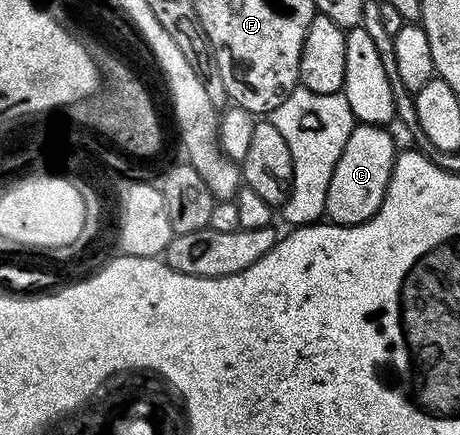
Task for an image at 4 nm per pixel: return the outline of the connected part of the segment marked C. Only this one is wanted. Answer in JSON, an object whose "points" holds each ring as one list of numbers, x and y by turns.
{"points":[[353,125,350,140,346,140,346,148,342,148,338,164,334,164,330,188,326,188,324,212,329,223,357,226,369,222,380,211,398,153,398,145,396,146,390,131,391,129,382,126]]}

